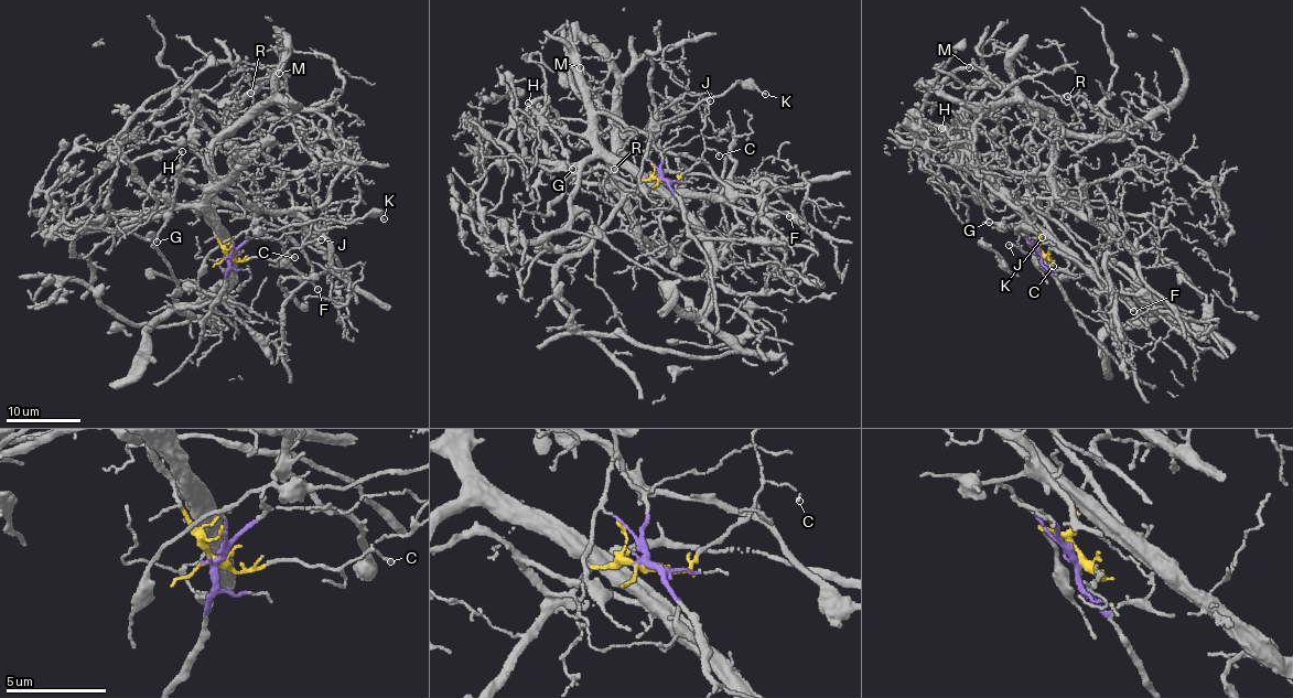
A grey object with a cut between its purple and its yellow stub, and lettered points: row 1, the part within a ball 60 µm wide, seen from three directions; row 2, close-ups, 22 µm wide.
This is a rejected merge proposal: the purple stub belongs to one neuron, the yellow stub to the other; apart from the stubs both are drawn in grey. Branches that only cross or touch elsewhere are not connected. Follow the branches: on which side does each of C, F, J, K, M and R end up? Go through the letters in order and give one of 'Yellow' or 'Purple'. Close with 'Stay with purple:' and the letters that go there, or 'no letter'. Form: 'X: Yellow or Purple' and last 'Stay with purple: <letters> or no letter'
C: Yellow
F: Purple
J: Yellow
K: Purple
M: Yellow
R: Yellow
Stay with purple: F, K

